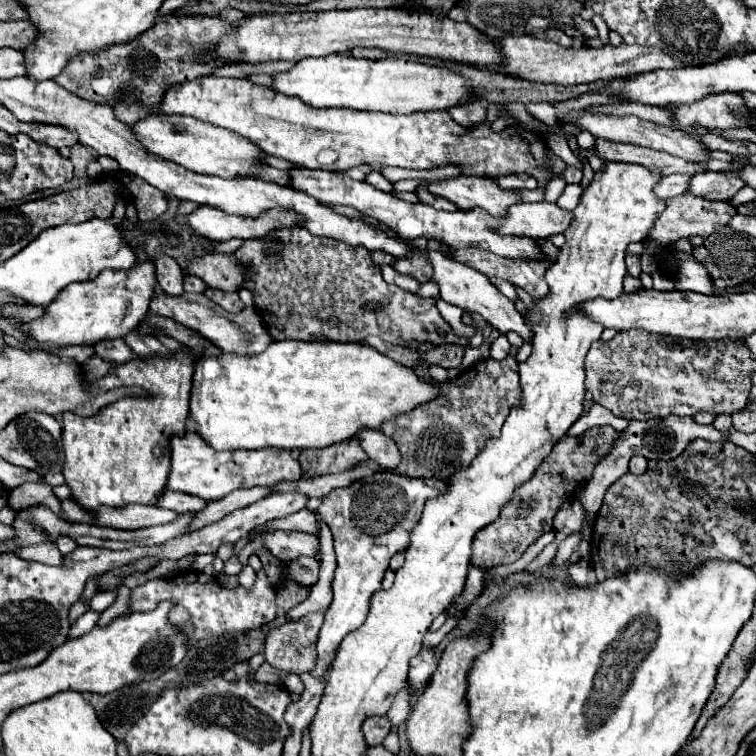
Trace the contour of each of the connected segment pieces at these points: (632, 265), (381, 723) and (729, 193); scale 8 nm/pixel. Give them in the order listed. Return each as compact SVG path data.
M627 253L625 265L627 265L627 273L629 273L629 275L639 277L639 273L641 273L641 259L639 259L637 253Z
M375 715L375 717L367 717L365 723L363 723L363 735L365 735L365 741L367 745L379 745L383 743L383 739L389 735L389 729L391 729L391 723L385 715Z
M737 161L731 163L729 171L703 171L695 173L691 179L689 193L701 195L711 201L731 201L731 197L745 185L743 179L739 177L739 171L749 165L747 161Z

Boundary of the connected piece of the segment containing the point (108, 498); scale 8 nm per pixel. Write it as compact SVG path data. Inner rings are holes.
M183 347L183 351L175 351L173 357L163 359L133 359L129 363L117 365L109 375L91 383L91 391L103 393L115 387L141 387L149 393L145 399L123 397L117 403L103 407L93 417L77 417L71 413L63 413L63 451L65 465L63 477L71 489L71 499L89 513L99 511L99 507L127 507L131 503L139 505L155 505L159 495L165 489L169 465L171 465L171 437L185 435L185 419L189 415L189 393L191 393L191 377L193 377L193 357Z

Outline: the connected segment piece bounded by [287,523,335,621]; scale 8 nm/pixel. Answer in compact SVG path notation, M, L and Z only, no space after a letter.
M321 523L321 571L319 571L319 581L311 587L309 597L287 611L287 621L299 621L307 613L317 613L317 611L327 611L331 605L331 581L333 581L333 571L335 571L335 553L333 553L333 539L331 531L325 523Z

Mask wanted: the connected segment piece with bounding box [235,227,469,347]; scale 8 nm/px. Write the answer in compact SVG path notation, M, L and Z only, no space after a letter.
M303 227L273 231L263 239L249 239L235 253L235 257L251 267L251 279L245 281L245 289L249 289L255 297L255 305L263 317L263 323L269 335L279 339L329 339L329 341L363 341L369 335L377 335L391 345L409 343L455 343L469 347L469 339L457 337L451 325L439 317L435 307L435 299L423 299L415 293L407 293L397 285L385 283L381 277L381 269L371 261L371 253L365 247L355 247L347 243L337 243L335 239L317 239Z

